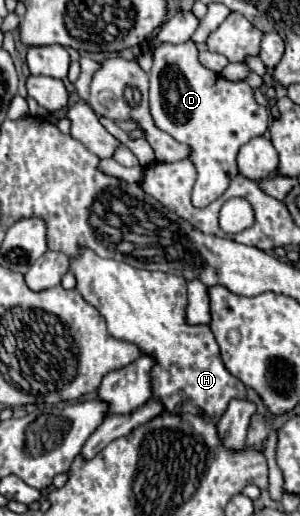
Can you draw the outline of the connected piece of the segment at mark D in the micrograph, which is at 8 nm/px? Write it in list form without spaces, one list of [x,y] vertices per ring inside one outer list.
[[[195,42],[157,46],[153,50],[153,68],[149,72],[149,80],[151,80],[151,90],[149,90],[151,116],[163,132],[173,136],[181,144],[187,144],[189,160],[197,168],[197,180],[193,186],[191,202],[195,208],[205,208],[207,204],[215,202],[227,190],[227,184],[231,184],[231,180],[239,174],[235,164],[237,150],[243,144],[247,144],[251,138],[265,134],[269,126],[269,110],[255,102],[253,90],[245,80],[229,82],[229,80],[223,80],[221,74],[203,68],[197,60]]]

